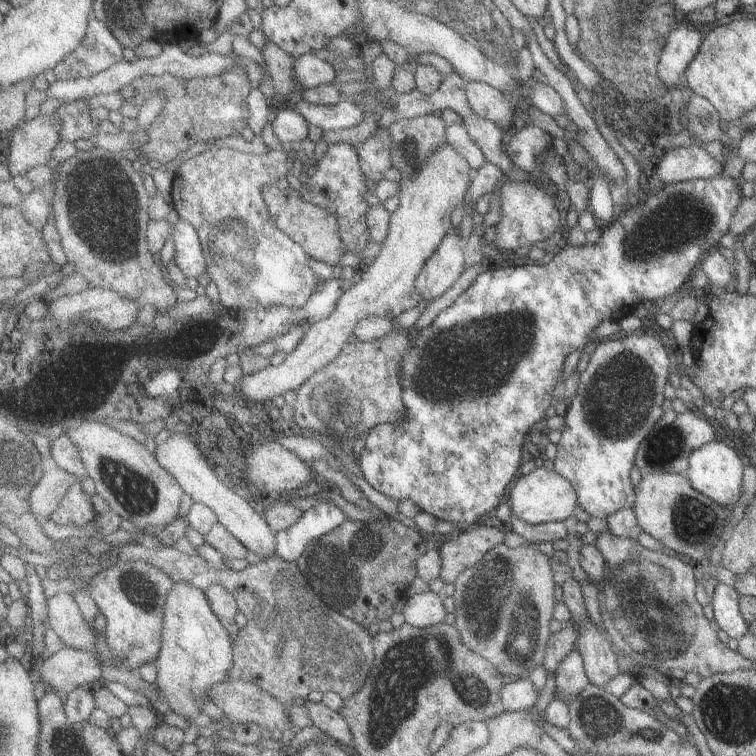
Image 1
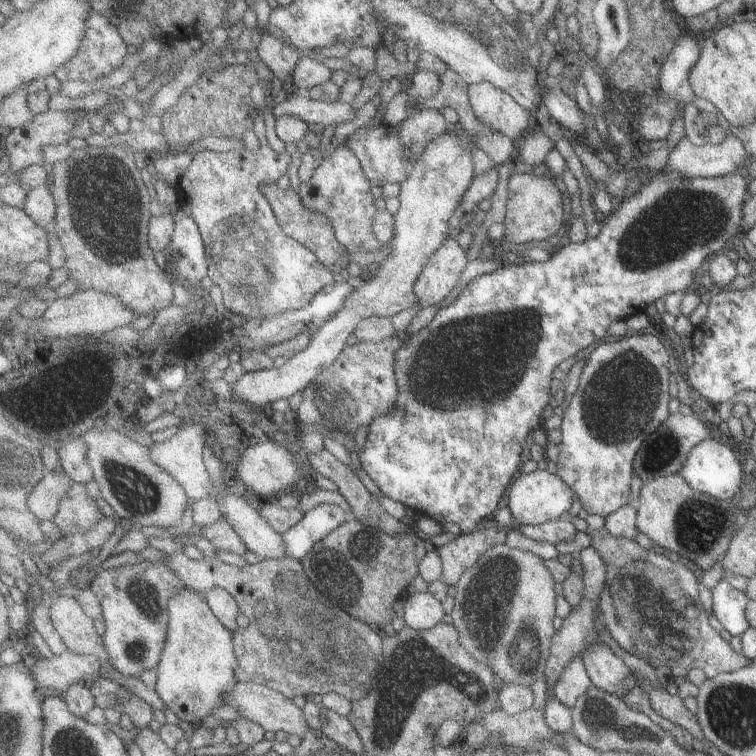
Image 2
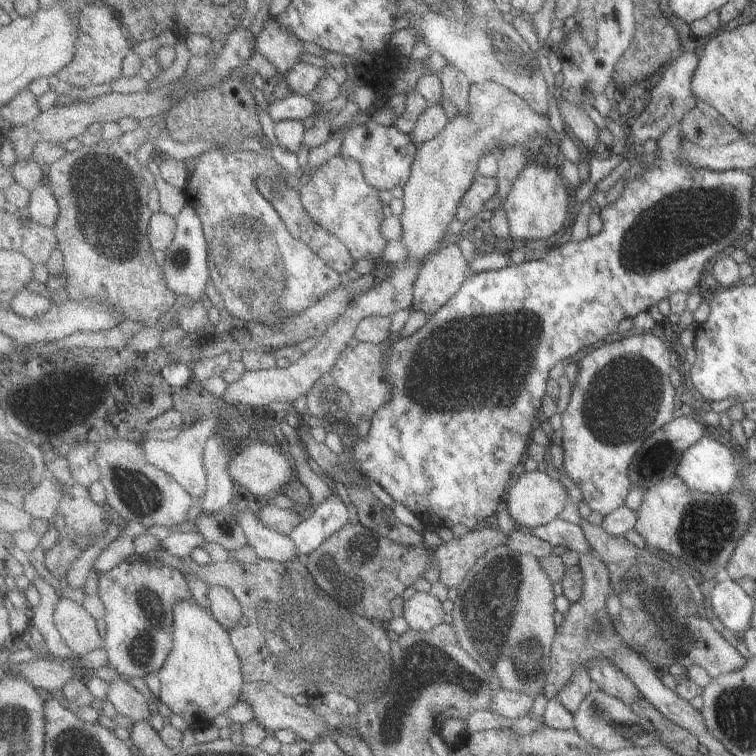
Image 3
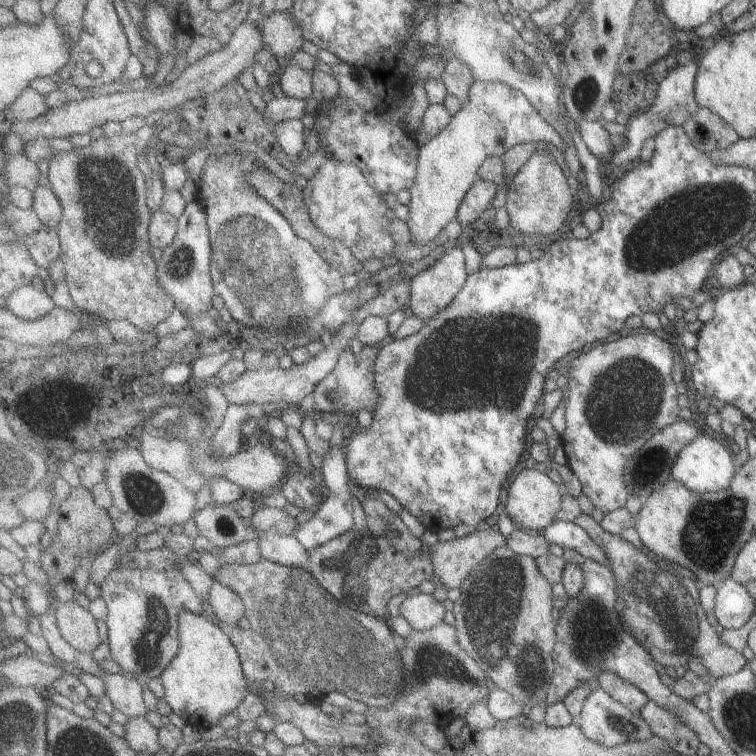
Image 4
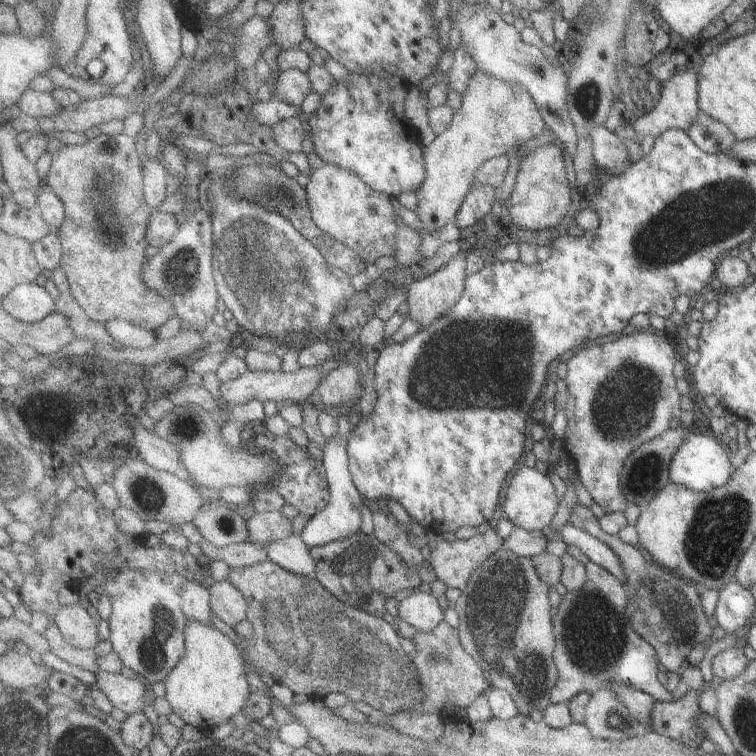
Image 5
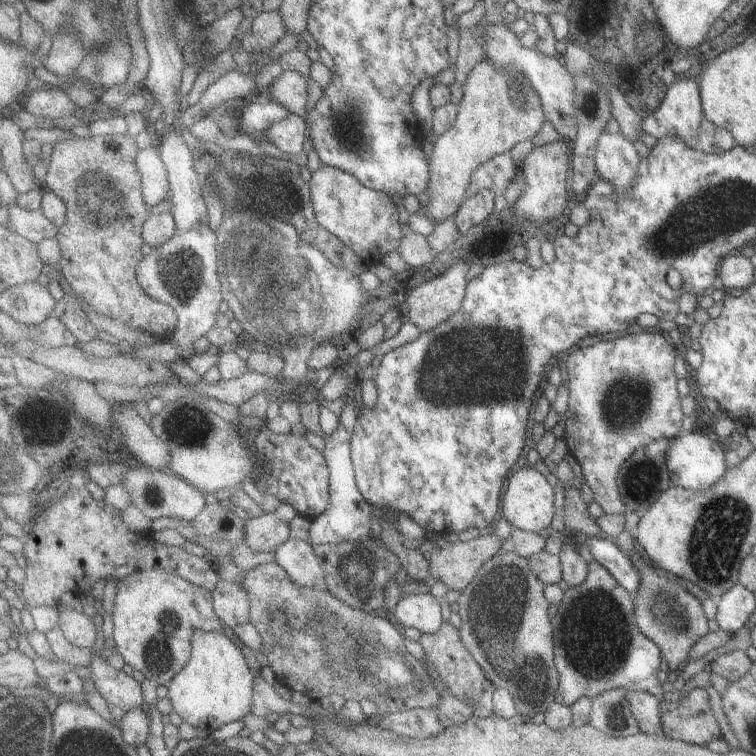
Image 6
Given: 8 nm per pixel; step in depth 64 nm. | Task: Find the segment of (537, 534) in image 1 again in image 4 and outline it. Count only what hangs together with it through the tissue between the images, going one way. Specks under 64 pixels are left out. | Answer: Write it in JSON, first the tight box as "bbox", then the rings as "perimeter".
{"bbox":[543,520,607,564],"perimeter":[[[555,520],[555,524],[549,524],[543,530],[543,538],[553,546],[559,546],[559,548],[565,548],[565,550],[575,550],[583,558],[593,558],[593,560],[599,560],[599,562],[607,564],[605,552],[575,522]]]}

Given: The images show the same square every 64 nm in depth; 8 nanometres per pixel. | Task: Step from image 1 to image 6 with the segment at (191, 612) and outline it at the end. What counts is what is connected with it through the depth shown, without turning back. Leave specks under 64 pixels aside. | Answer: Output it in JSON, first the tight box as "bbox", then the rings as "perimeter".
{"bbox":[167,628,255,734],"perimeter":[[[193,628],[191,656],[187,664],[167,682],[167,690],[173,712],[185,724],[201,728],[207,734],[251,714],[251,702],[255,700],[253,674],[239,646],[223,632],[203,628]]]}

